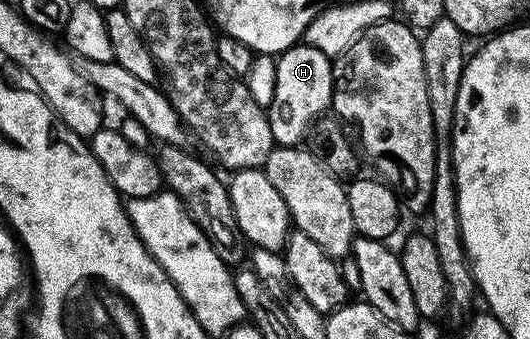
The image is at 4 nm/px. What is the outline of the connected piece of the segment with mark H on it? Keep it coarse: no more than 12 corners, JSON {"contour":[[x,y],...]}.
{"contour":[[301,41],[276,61],[267,109],[295,147],[330,110],[334,60]]}

